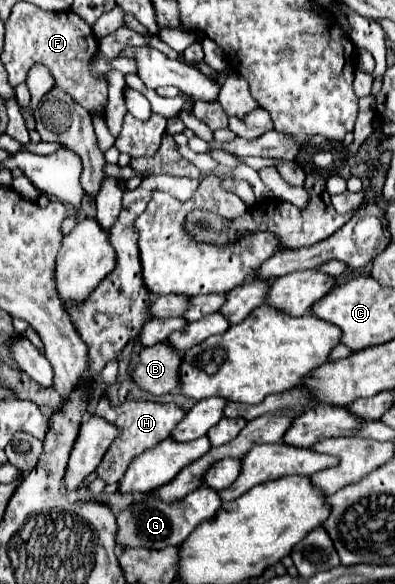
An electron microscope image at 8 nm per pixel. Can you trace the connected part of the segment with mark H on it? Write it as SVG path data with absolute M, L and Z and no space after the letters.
M126 401L122 405L104 405L102 409L96 411L96 415L104 417L108 423L116 425L118 431L120 431L120 435L114 439L114 443L110 445L110 449L106 451L102 463L96 469L98 477L106 485L110 485L110 483L116 483L124 475L128 463L134 457L138 457L146 449L152 449L160 441L164 441L186 413L180 407L172 405L172 403L164 405L164 403L152 403L152 401Z

